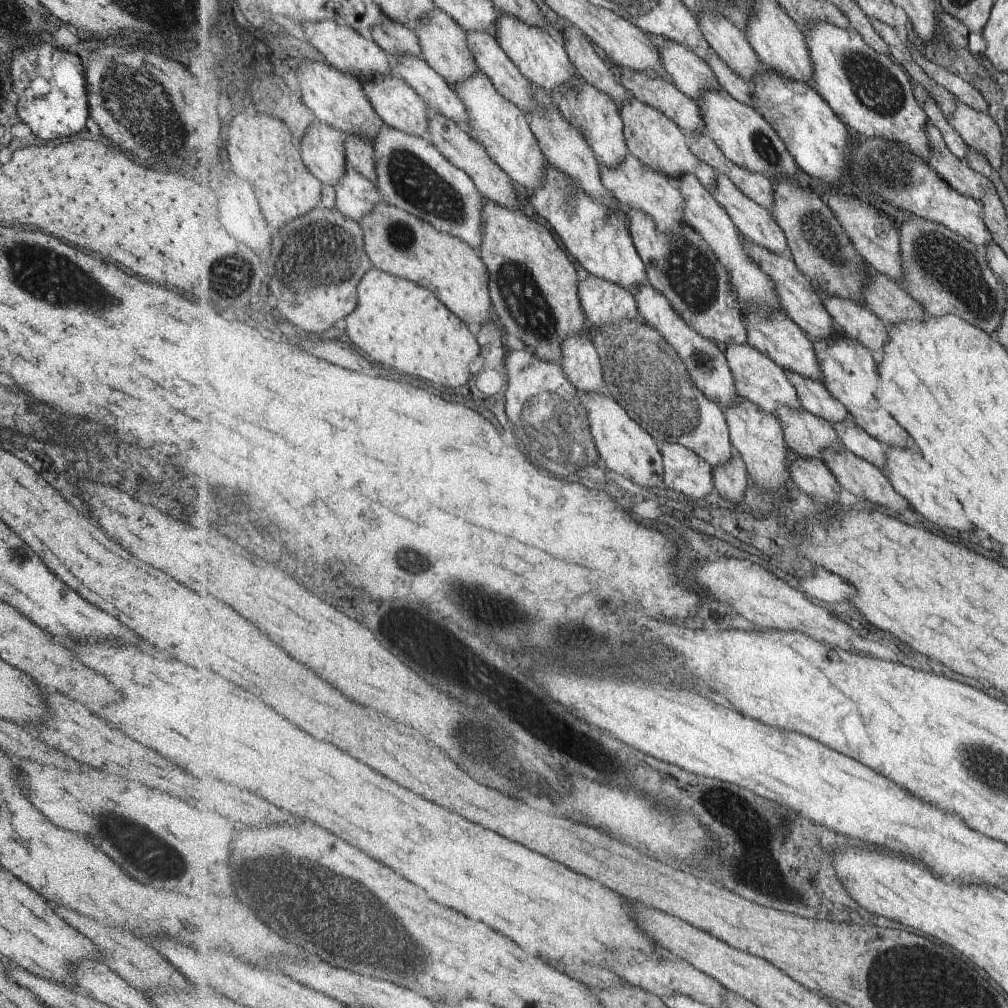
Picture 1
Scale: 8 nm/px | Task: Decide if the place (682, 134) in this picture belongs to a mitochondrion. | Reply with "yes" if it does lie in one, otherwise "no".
no

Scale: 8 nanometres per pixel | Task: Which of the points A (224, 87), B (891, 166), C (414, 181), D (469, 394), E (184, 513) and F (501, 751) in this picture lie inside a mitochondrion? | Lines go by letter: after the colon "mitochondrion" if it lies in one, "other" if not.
A: other
B: mitochondrion
C: mitochondrion
D: other
E: other
F: mitochondrion

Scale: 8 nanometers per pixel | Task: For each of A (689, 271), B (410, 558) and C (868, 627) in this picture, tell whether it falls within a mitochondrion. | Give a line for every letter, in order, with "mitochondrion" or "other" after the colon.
A: mitochondrion
B: mitochondrion
C: other

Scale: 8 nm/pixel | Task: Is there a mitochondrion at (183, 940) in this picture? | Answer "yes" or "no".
no

